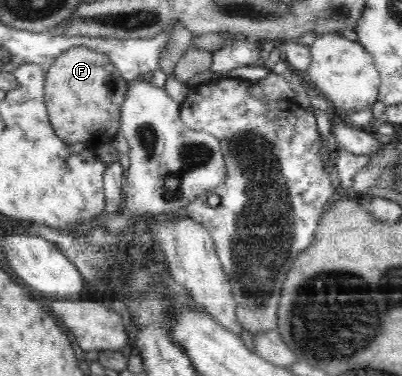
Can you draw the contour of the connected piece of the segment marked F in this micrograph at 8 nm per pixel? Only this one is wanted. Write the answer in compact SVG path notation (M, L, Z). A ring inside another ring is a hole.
M80 46L62 52L48 68L45 76L44 100L49 115L50 126L66 144L80 143L82 147L97 148L106 141L111 141L121 126L121 106L129 92L130 82L122 79L120 72L102 52Z

